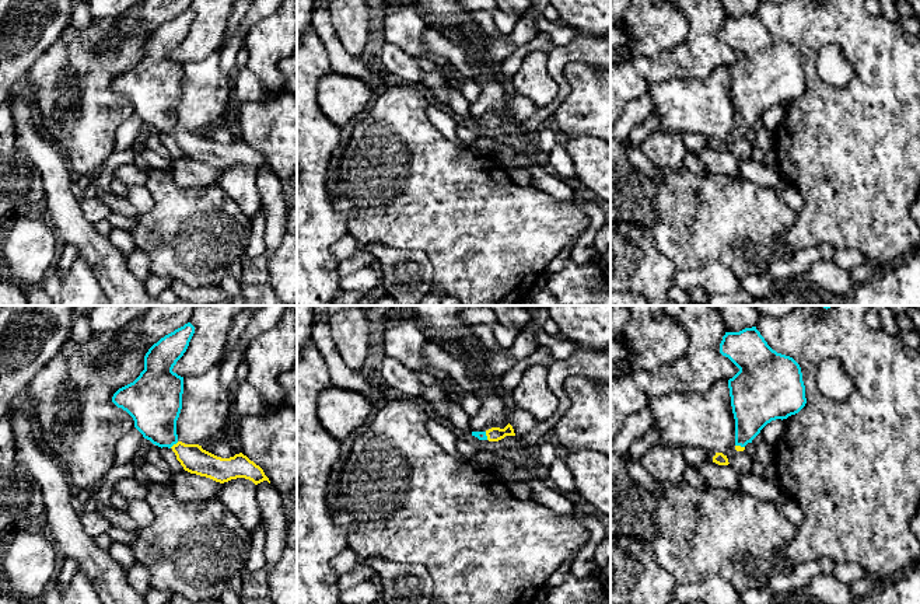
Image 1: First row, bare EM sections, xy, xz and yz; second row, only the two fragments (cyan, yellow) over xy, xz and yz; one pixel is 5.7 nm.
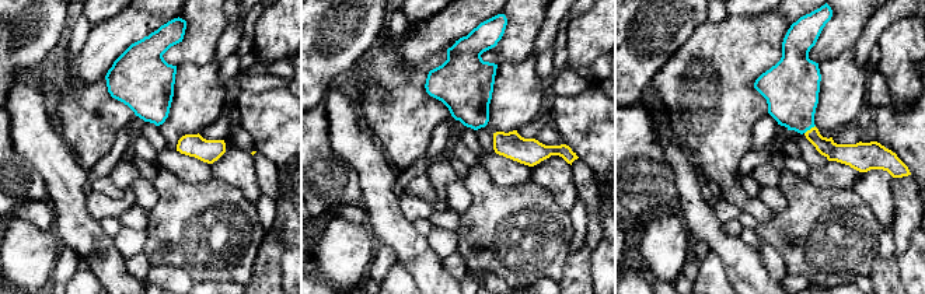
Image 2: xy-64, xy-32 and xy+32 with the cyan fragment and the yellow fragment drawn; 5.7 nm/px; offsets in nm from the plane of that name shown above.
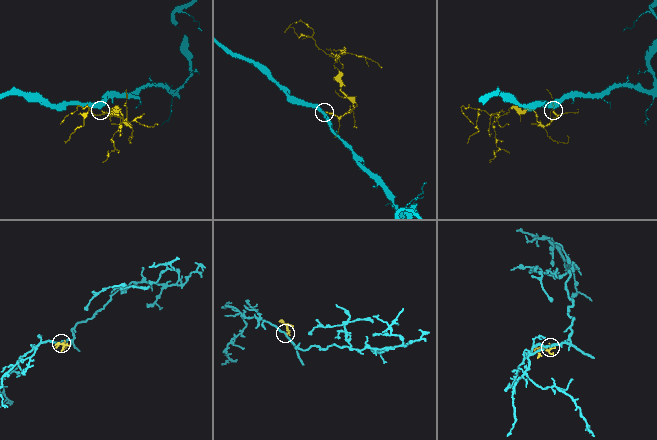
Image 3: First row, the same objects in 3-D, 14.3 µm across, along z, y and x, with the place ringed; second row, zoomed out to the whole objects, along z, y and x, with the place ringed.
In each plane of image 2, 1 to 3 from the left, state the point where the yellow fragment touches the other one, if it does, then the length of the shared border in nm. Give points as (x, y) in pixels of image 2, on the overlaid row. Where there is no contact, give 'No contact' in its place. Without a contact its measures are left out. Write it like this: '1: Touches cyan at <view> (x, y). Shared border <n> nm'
1: No contact
2: No contact
3: Touches cyan at xy+32 (809, 129). Shared border 80 nm

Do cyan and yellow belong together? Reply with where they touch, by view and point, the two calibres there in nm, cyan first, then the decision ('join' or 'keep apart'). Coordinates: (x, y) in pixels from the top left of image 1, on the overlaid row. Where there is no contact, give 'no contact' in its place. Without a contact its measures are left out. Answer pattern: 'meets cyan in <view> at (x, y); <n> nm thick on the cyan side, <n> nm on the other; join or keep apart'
meets cyan in xy at (174, 443); 300 nm thick on the cyan side, 160 nm on the other; join

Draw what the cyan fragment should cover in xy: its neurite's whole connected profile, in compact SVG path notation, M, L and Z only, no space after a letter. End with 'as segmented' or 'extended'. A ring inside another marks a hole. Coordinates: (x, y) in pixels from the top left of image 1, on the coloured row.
M183 327L161 338L144 356L144 370L130 384L119 388L112 402L126 411L134 427L158 447L171 448L185 471L224 483L245 478L255 485L269 481L263 469L242 453L217 457L199 444L178 440L176 420L182 409L183 377L172 371L186 352L195 327Z | extended

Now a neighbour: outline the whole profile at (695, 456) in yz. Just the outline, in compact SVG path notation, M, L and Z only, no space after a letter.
M685 447L683 457L686 460L686 464L693 465L693 467L697 467L703 462L710 461L707 455L707 450L700 448L700 447Z

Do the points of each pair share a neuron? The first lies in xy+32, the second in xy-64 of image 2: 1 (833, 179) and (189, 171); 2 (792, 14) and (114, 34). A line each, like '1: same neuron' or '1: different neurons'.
1: same neuron
2: same neuron

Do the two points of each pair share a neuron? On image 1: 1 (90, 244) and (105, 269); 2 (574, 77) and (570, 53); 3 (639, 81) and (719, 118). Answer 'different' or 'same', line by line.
1: same
2: different
3: different

